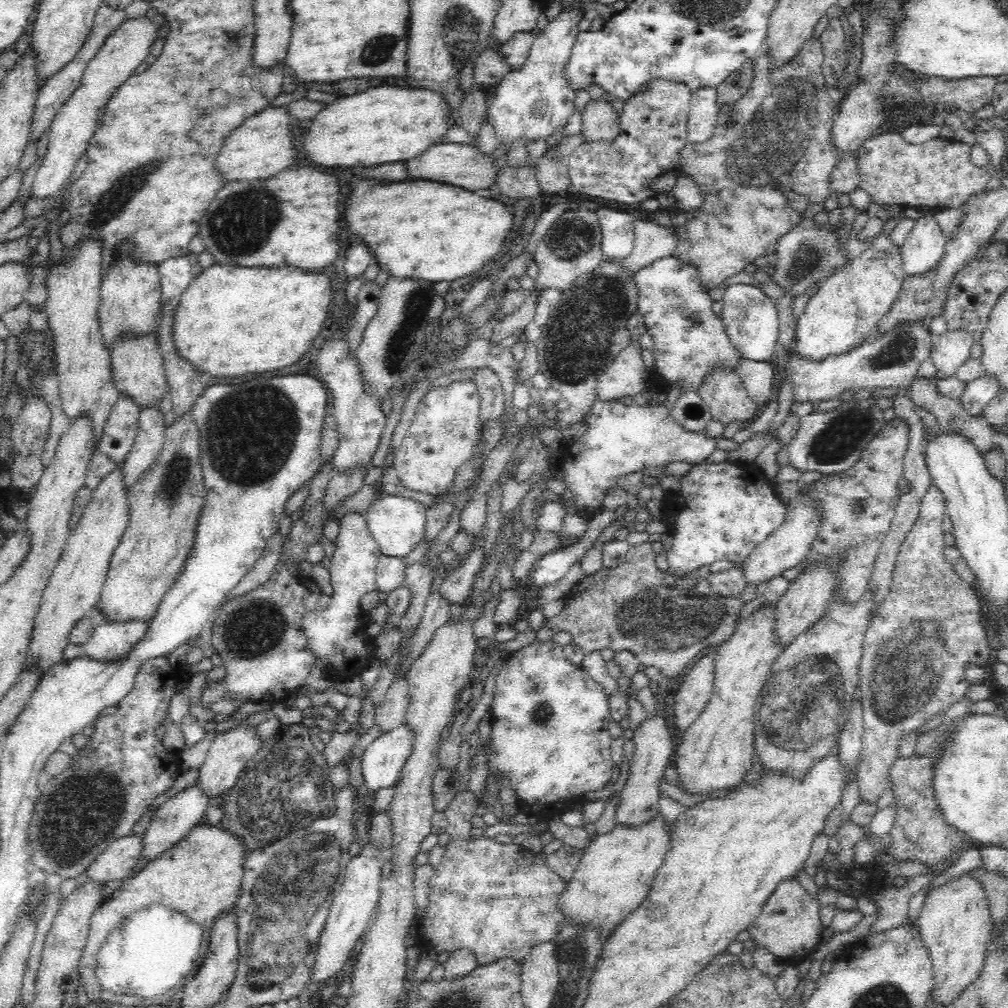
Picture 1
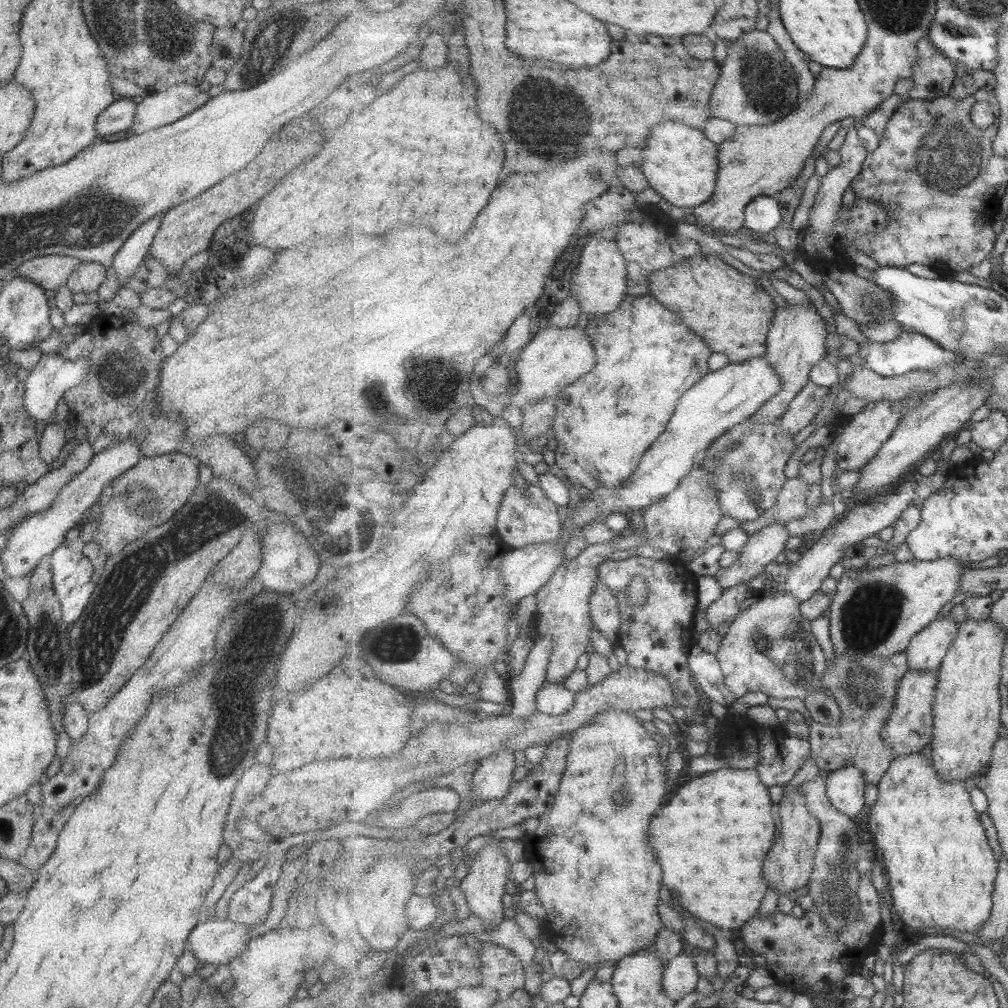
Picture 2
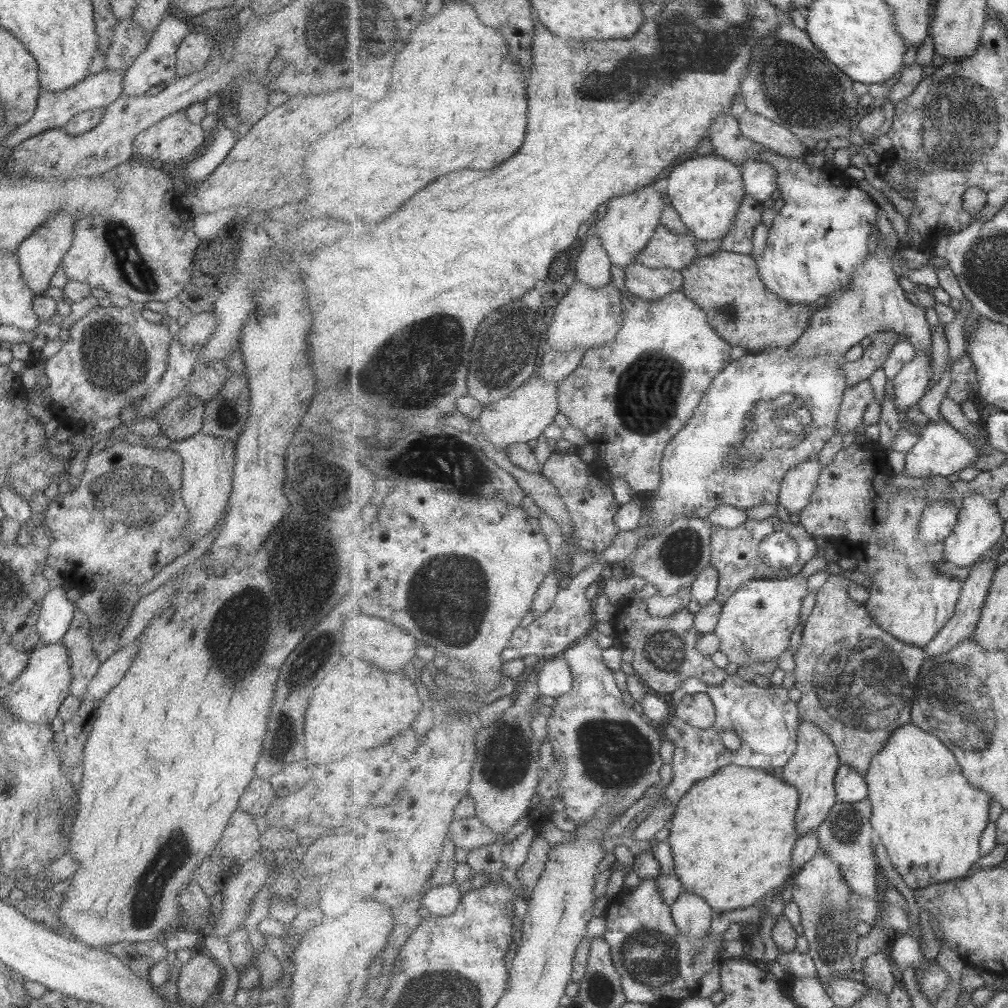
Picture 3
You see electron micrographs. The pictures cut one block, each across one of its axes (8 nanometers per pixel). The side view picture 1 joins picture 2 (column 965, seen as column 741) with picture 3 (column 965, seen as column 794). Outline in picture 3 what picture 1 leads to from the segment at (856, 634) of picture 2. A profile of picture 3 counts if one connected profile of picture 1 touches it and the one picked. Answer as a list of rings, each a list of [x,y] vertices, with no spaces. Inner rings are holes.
[[[981,494],[969,496],[964,500],[961,508],[959,524],[944,541],[945,555],[943,561],[950,566],[972,567],[999,542],[999,538],[1003,536],[1005,520],[999,512],[999,506]]]

